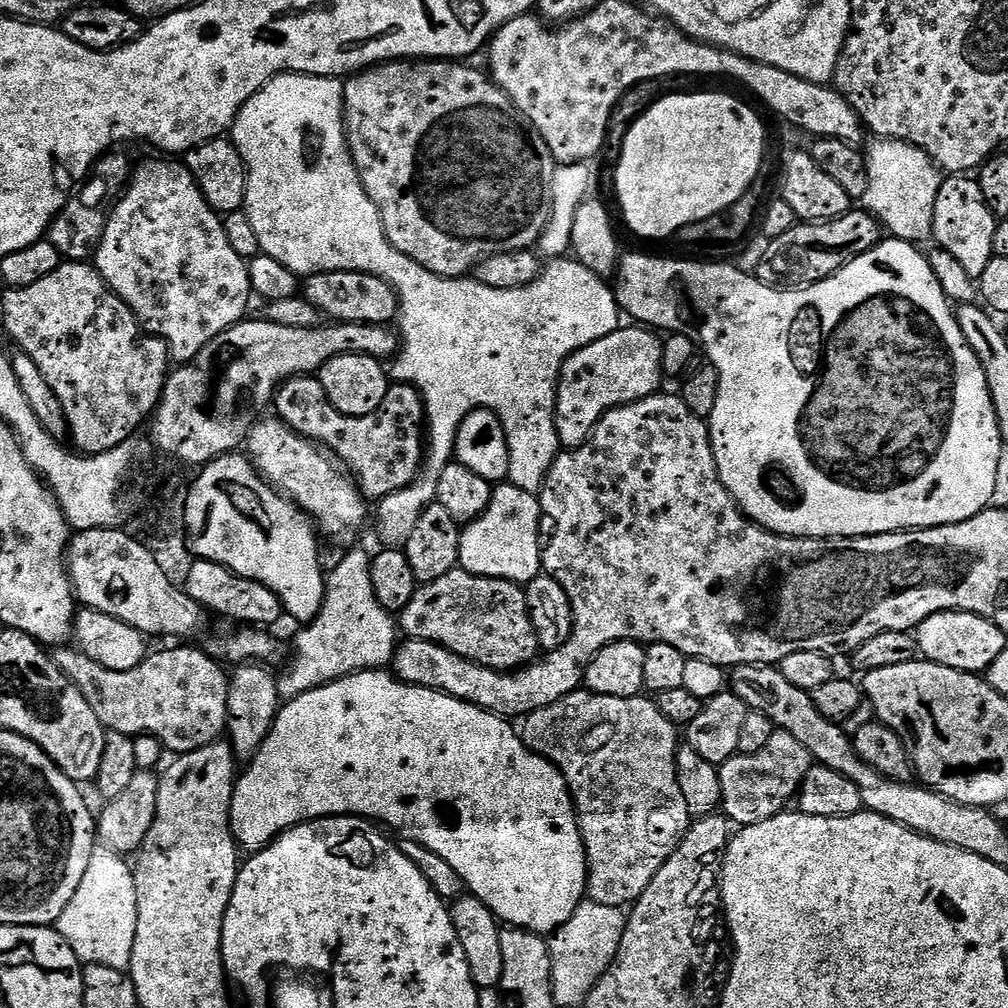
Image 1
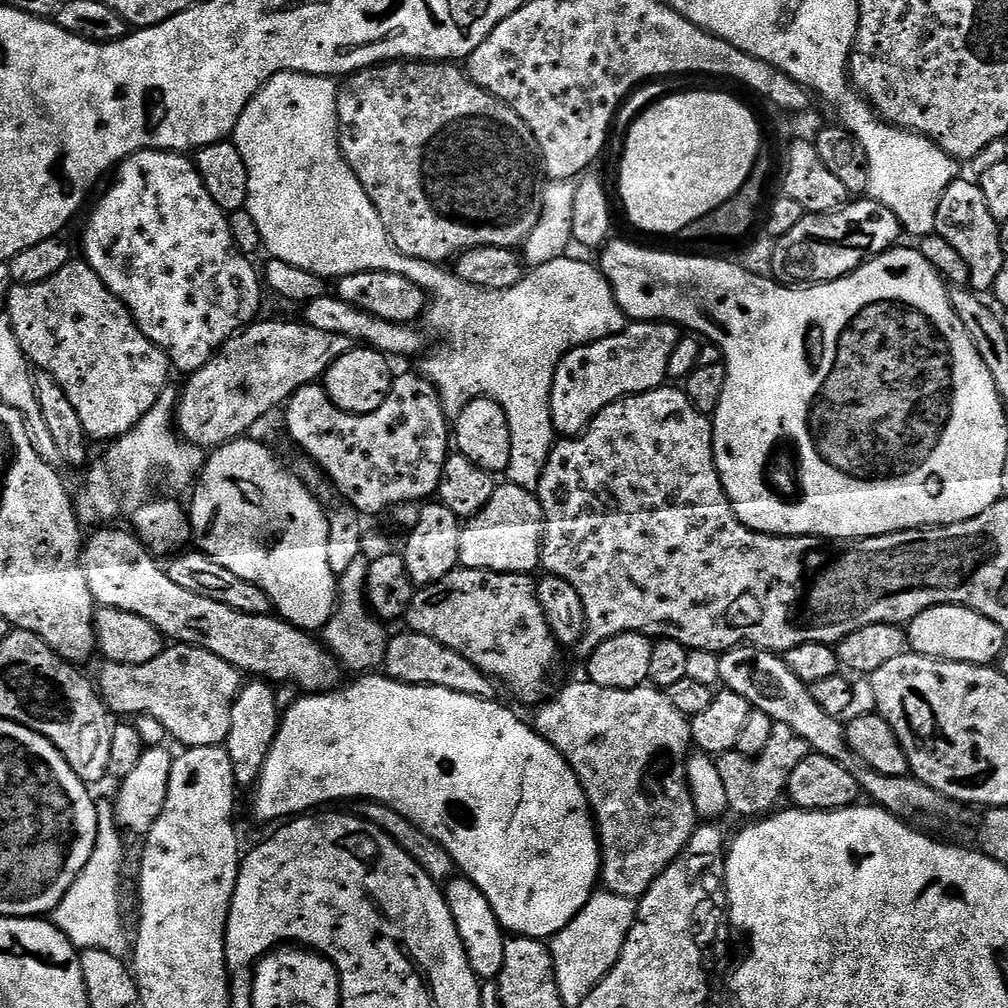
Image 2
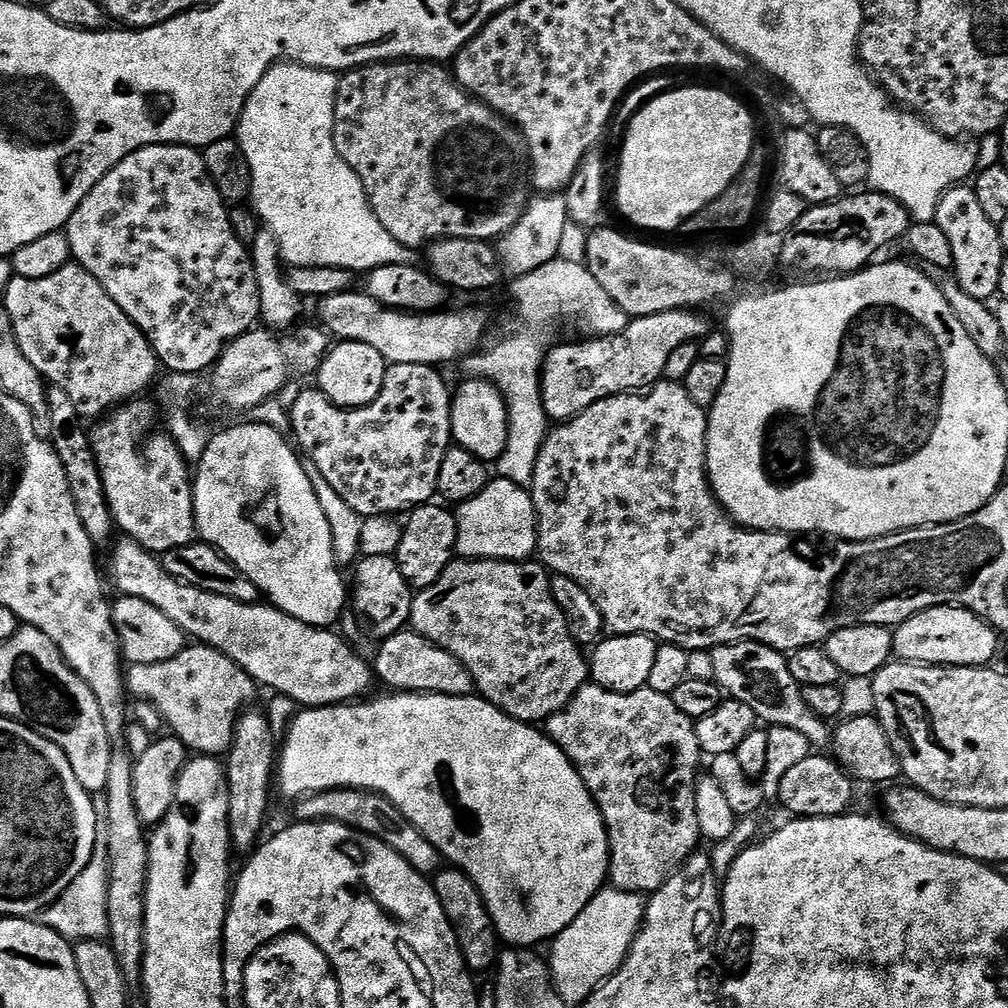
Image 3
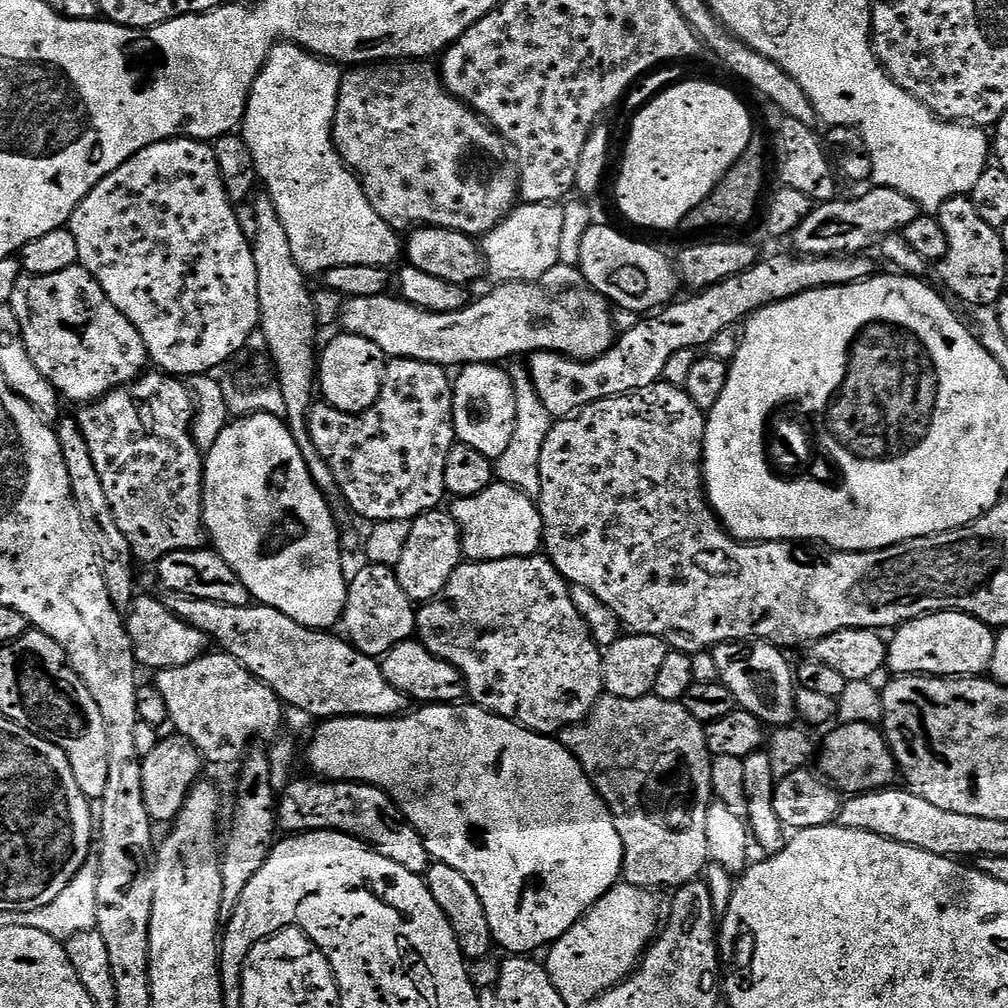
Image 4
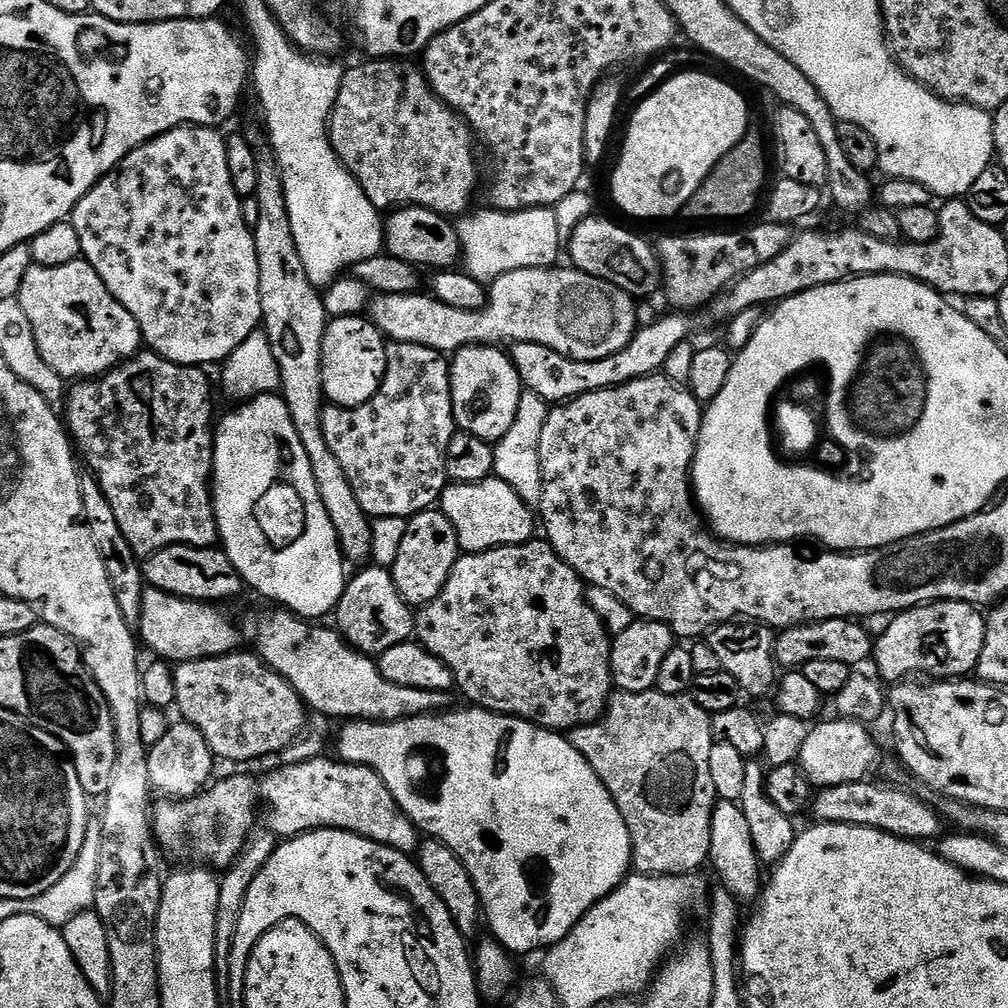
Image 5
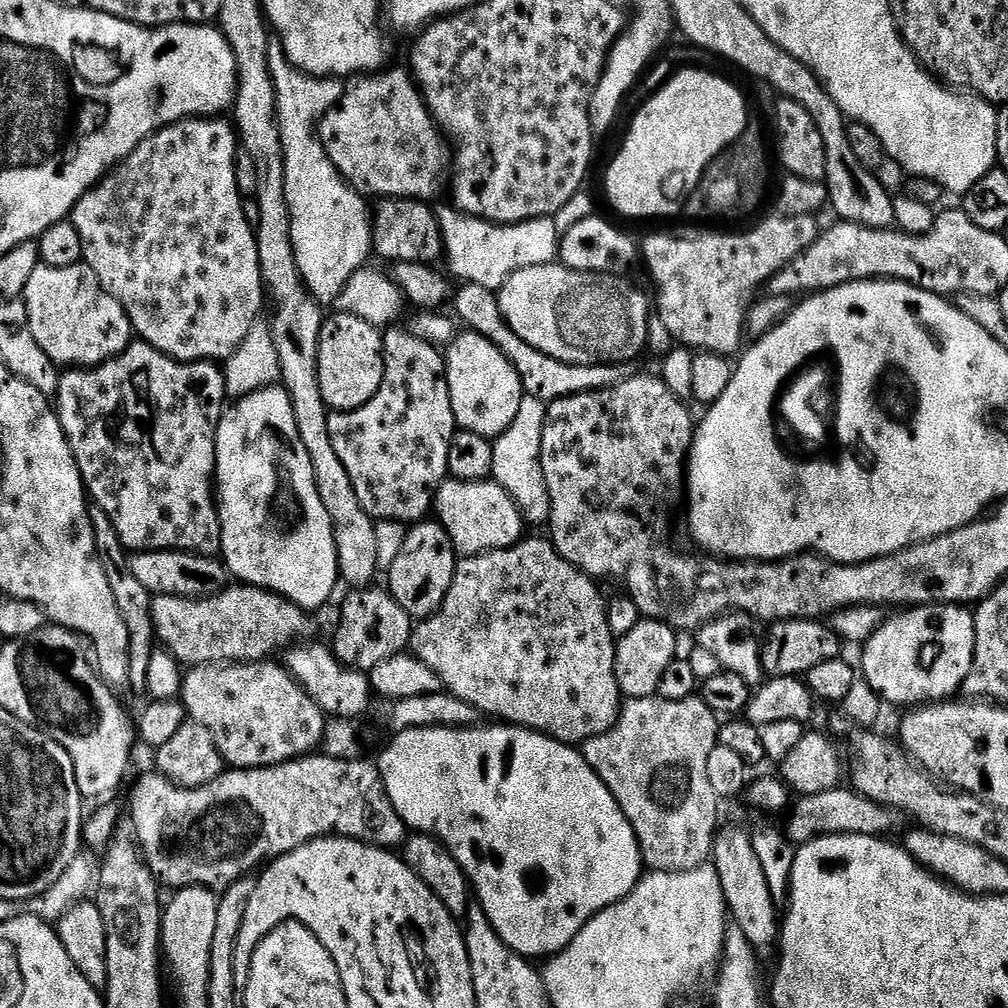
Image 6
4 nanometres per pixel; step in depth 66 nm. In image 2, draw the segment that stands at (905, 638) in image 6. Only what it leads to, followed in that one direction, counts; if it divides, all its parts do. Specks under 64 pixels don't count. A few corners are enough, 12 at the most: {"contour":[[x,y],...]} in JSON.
{"contour":[[960,604],[906,625],[907,647],[932,660],[988,666],[1002,626]]}

